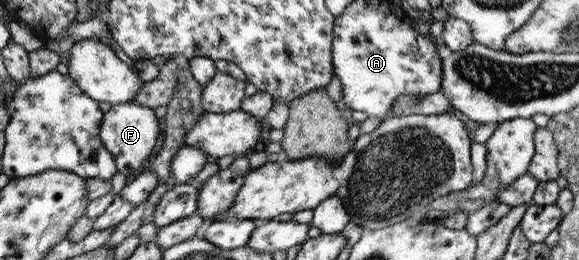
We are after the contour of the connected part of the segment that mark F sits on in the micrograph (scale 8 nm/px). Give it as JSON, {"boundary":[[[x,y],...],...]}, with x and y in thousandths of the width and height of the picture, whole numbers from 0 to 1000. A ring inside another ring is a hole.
{"boundary":[[[226,392],[193,404],[190,423],[180,435],[173,481],[173,538],[197,604],[202,662],[209,662],[218,681],[247,654],[249,623],[261,615],[266,600],[266,569],[273,554],[273,523],[276,523],[275,458],[266,419]]]}

